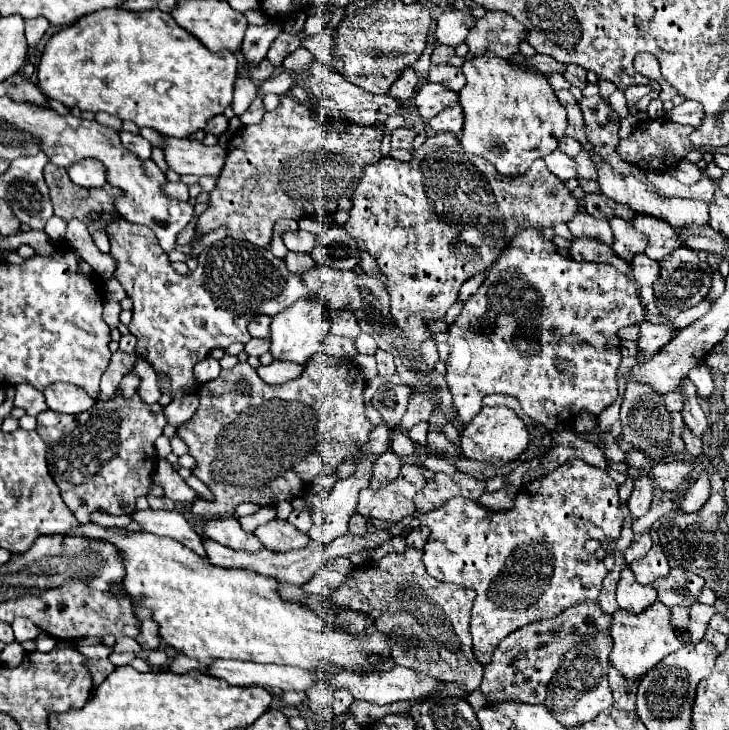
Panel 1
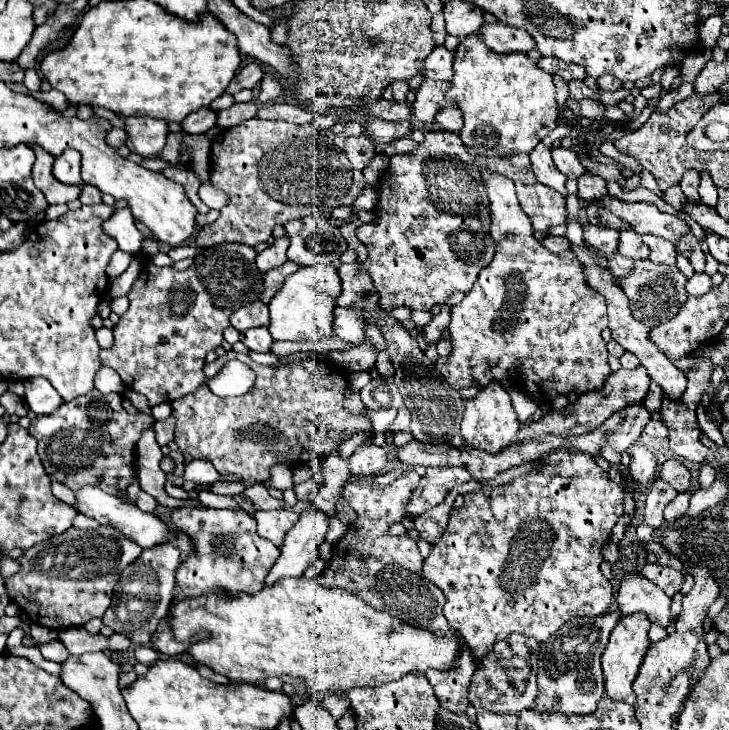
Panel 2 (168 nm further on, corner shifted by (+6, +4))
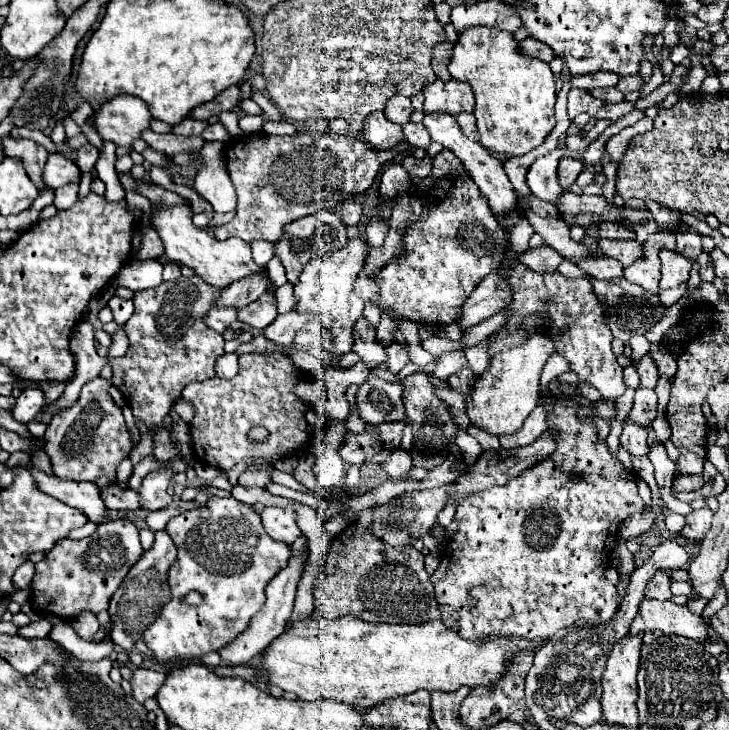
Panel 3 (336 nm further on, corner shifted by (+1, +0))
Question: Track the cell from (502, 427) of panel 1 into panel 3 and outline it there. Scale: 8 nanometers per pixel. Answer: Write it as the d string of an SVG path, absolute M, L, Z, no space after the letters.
M528 337L526 345L498 353L490 367L476 379L472 393L466 397L466 413L472 425L502 437L516 433L540 399L540 373L546 359L554 353L554 345L548 337Z

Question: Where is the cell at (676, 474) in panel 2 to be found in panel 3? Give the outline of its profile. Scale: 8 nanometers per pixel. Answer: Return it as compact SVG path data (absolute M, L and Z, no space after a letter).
M678 475L674 479L672 491L682 493L682 491L696 491L702 487L702 477L700 475Z

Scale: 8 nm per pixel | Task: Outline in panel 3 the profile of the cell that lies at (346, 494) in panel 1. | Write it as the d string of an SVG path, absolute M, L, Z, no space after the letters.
M292 551L292 557L290 557L290 561L288 561L288 567L282 569L282 571L278 571L278 575L268 583L268 587L266 587L266 603L264 603L264 607L252 617L248 629L246 629L244 633L240 633L230 645L226 645L226 649L220 649L220 655L222 655L222 659L224 659L226 663L230 663L230 665L232 665L232 663L248 663L248 661L254 659L260 651L264 651L266 645L272 643L272 639L276 639L276 637L284 631L284 627L286 627L286 623L288 623L288 619L290 619L290 615L292 615L292 609L294 609L294 599L296 599L296 591L298 591L298 581L300 581L300 577L302 577L302 573L304 573L304 561L306 561L306 557L308 557L308 551L304 551L304 553Z

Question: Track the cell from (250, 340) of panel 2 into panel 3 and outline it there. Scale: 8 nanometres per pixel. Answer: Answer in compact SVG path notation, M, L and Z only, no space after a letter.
M286 313L278 315L266 329L262 329L262 335L272 341L274 345L290 345L294 341L294 335L302 325L306 323L308 317L302 317L300 313Z

